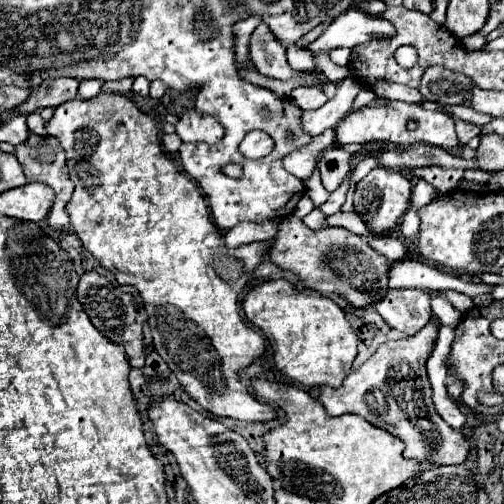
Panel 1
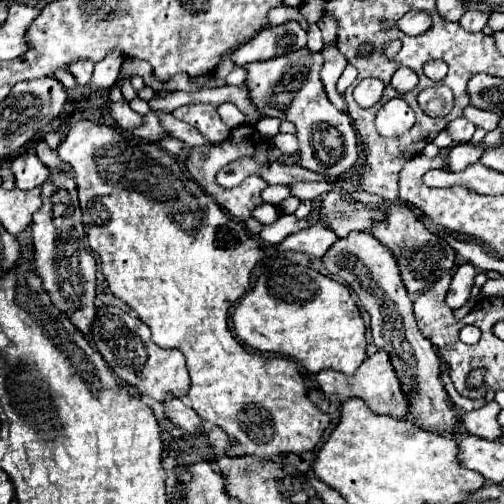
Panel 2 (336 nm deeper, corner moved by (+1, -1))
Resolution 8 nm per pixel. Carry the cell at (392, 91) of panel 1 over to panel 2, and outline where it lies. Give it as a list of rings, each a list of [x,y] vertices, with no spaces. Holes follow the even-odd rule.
[[[468,105],[468,107],[464,109],[464,117],[466,117],[468,121],[472,121],[476,127],[482,127],[482,129],[486,129],[486,131],[496,129],[498,123],[500,123],[500,119],[502,119],[502,115],[498,115],[498,113],[482,111],[482,109],[476,109],[476,107],[472,107],[472,105]]]

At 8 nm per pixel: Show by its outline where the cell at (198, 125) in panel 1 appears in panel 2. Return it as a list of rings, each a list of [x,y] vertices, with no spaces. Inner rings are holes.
[[[190,103],[182,105],[172,113],[176,119],[186,121],[188,125],[196,127],[208,141],[212,143],[222,143],[230,135],[230,127],[222,123],[216,105],[210,103]]]

